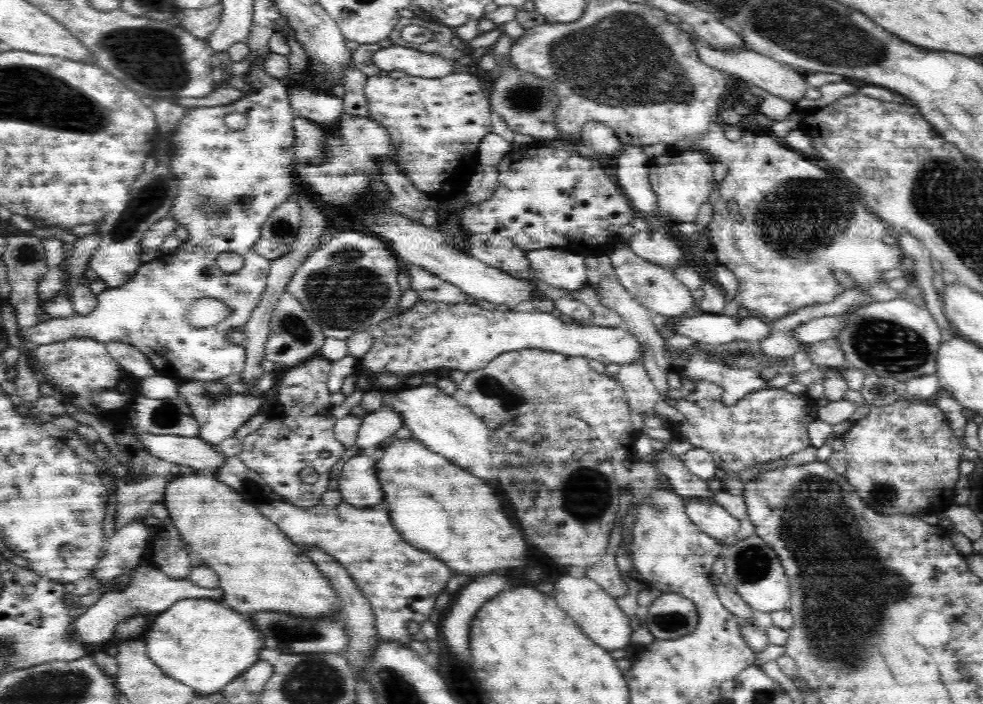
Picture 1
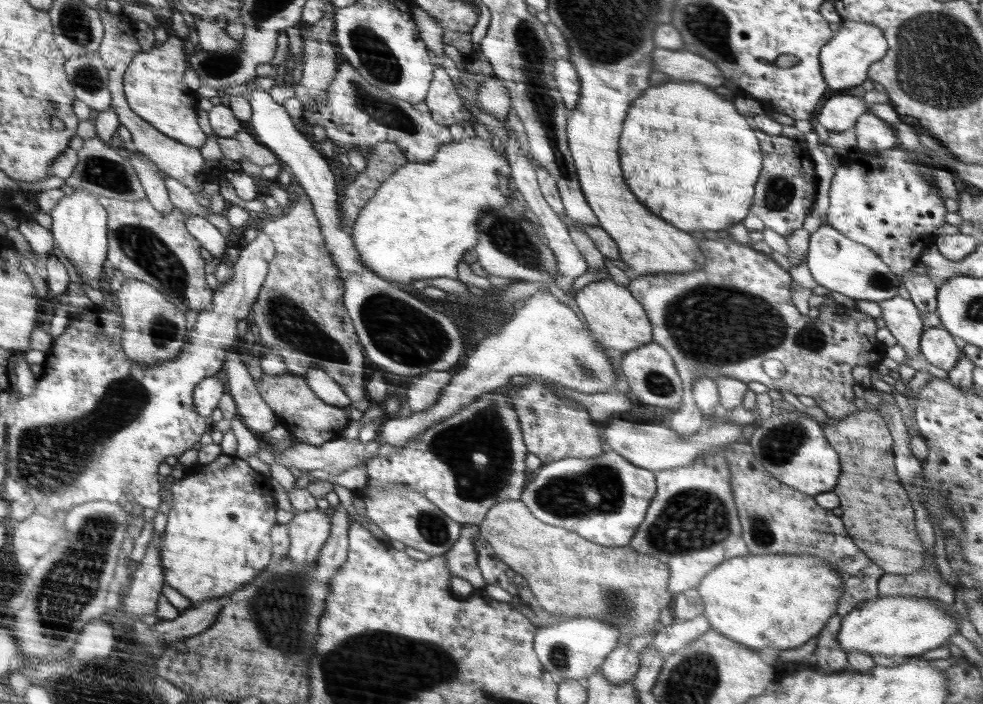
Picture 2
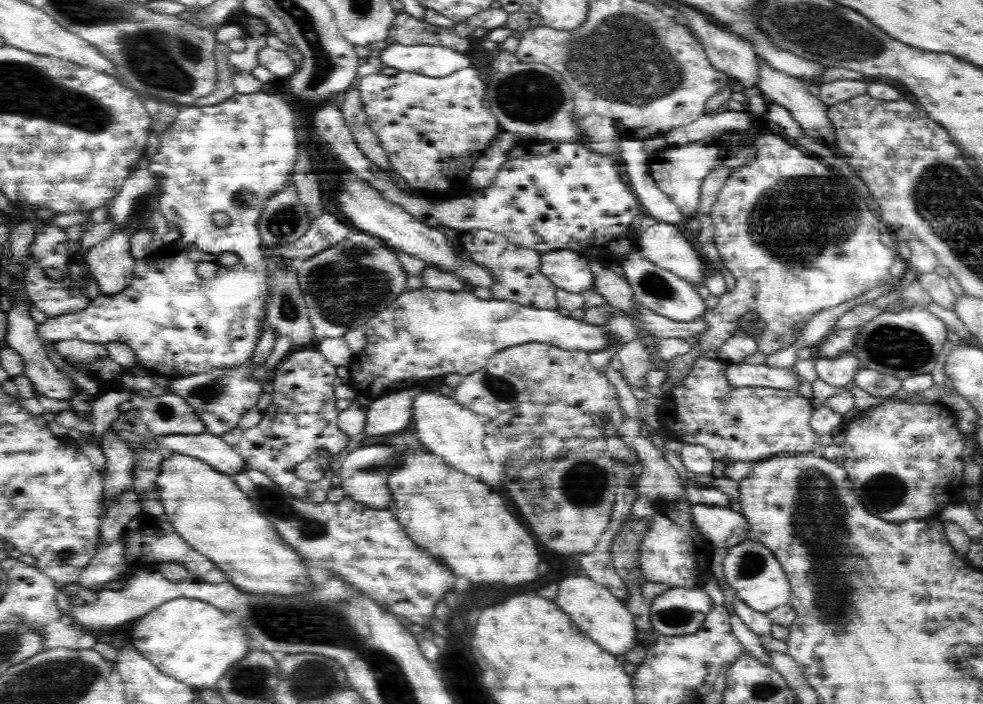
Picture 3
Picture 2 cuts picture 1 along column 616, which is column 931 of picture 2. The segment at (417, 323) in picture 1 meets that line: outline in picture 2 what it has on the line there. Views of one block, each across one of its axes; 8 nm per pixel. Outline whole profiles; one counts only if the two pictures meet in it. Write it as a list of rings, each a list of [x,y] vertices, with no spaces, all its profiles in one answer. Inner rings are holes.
[[[937,327],[923,332],[920,340],[920,352],[924,354],[930,364],[942,368],[946,372],[954,369],[959,357],[962,357],[954,342],[954,336]]]

